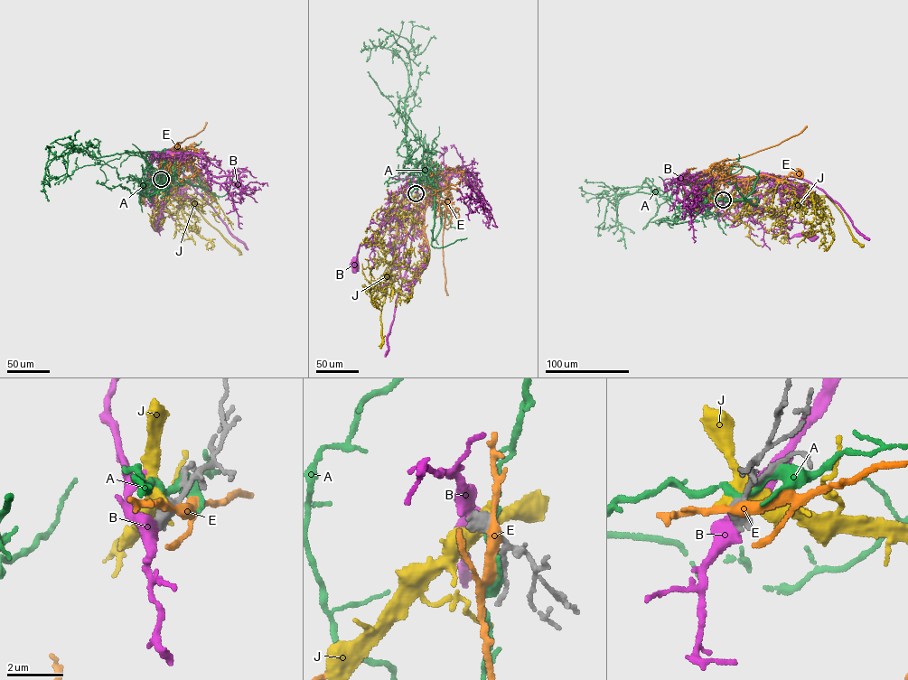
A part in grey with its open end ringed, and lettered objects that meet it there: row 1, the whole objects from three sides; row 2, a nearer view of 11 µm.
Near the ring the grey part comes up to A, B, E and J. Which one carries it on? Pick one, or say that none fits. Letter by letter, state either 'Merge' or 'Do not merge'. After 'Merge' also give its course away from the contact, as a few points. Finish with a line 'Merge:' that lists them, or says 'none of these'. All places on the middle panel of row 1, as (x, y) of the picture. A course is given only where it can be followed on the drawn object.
A: Do not merge
B: Merge. Its course: (416, 193), (409, 206), (417, 213), (401, 246), (393, 247), (372, 242), (360, 245), (352, 264)
E: Do not merge
J: Do not merge
Merge: B

